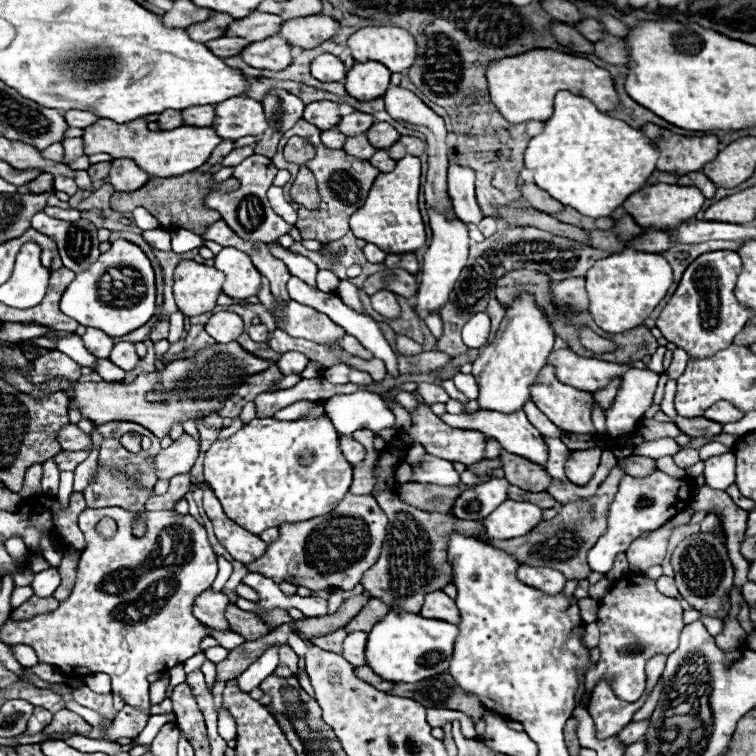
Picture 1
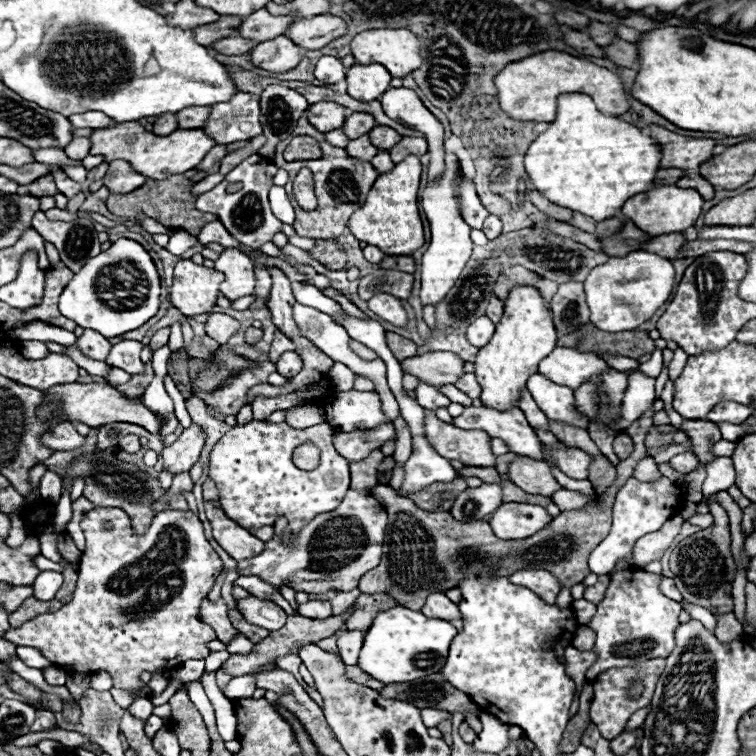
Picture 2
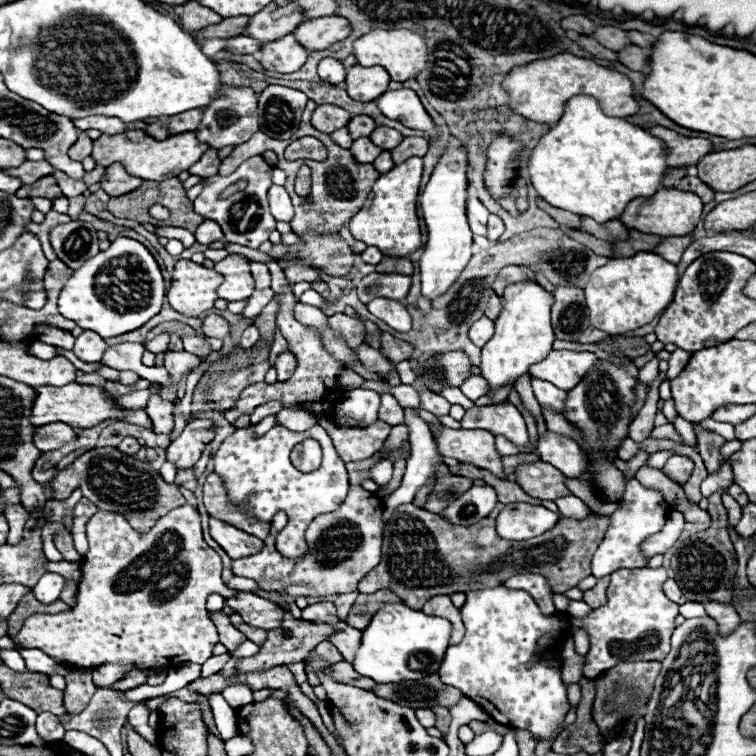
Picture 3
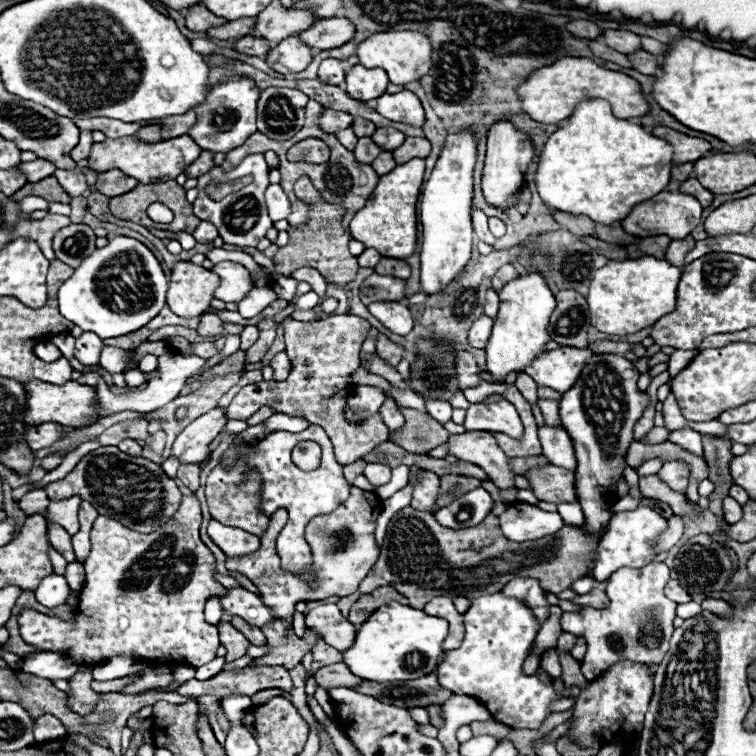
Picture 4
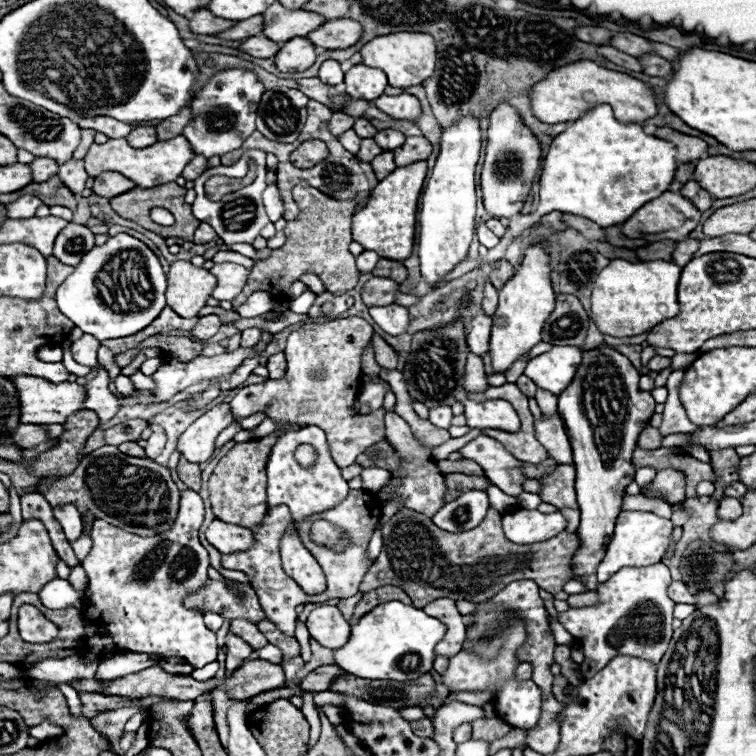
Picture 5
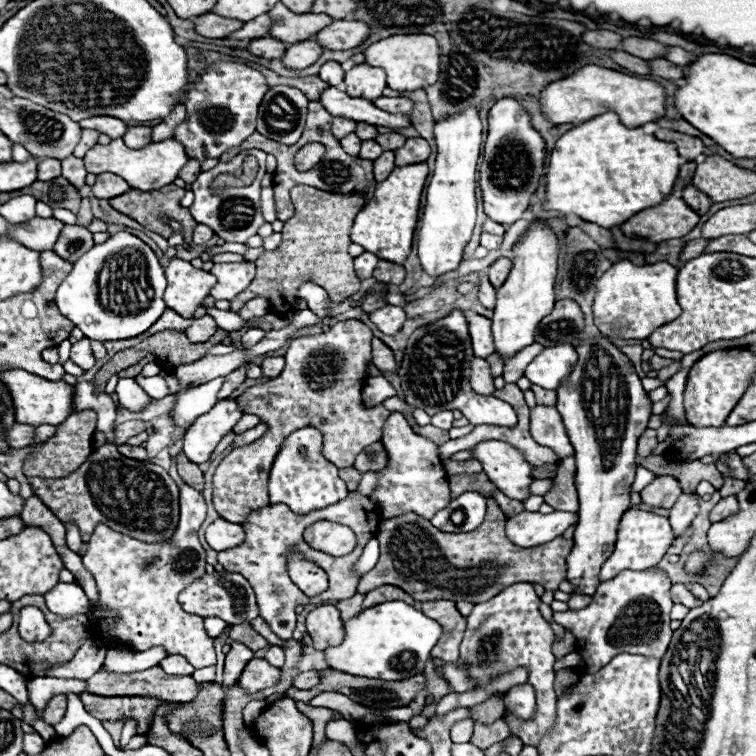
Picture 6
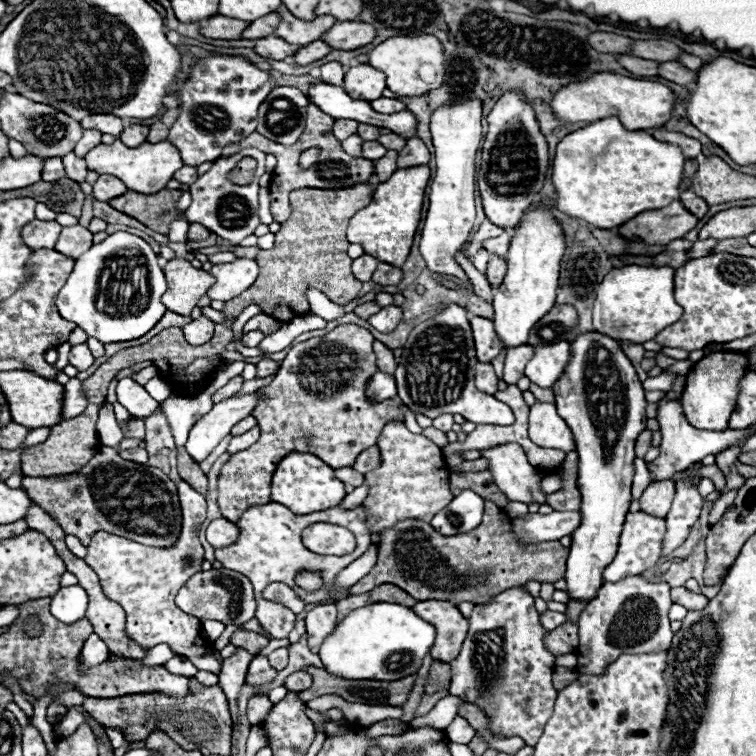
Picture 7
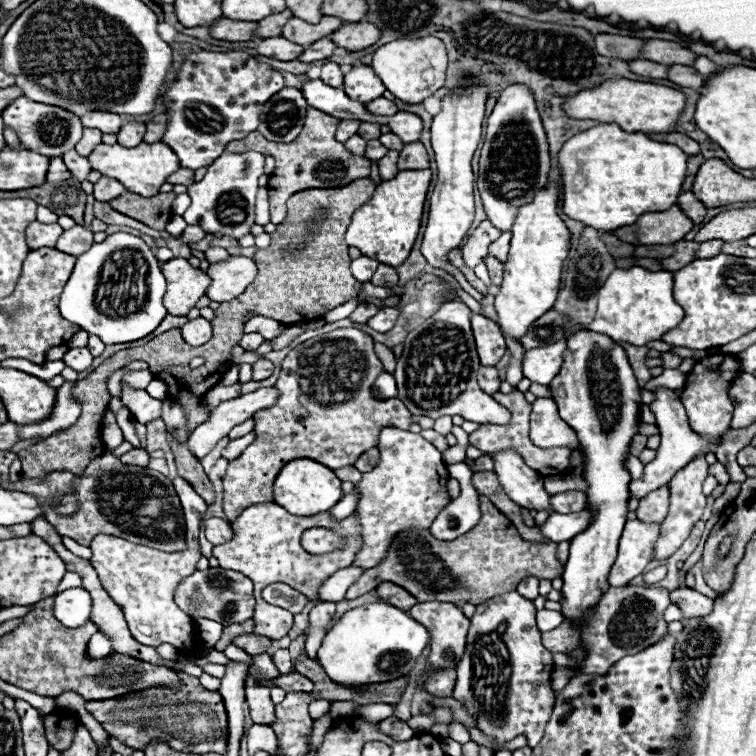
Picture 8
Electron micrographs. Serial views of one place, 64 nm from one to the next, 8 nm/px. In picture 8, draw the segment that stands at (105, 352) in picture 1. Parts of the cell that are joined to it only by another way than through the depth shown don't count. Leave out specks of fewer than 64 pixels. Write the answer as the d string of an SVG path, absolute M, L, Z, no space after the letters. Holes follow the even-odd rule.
M70 348L64 354L64 362L66 362L68 368L72 368L76 372L82 372L92 364L92 354L88 352L88 348Z

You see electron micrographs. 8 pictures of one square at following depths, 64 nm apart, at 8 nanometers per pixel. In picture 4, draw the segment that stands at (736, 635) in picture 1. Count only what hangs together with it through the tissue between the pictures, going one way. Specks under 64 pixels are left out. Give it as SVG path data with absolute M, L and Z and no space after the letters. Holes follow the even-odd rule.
M708 598L708 600L702 600L700 604L702 604L704 610L712 610L718 616L728 616L730 614L730 604L722 598Z

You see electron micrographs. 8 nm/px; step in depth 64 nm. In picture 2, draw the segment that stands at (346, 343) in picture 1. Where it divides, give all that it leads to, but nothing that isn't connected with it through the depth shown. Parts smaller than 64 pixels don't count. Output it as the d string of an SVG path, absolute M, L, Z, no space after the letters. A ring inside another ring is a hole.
M350 340L350 348L352 348L362 360L376 360L376 358L378 358L376 352L372 352L370 348L366 348L364 344L360 344L360 342L356 342L356 340Z

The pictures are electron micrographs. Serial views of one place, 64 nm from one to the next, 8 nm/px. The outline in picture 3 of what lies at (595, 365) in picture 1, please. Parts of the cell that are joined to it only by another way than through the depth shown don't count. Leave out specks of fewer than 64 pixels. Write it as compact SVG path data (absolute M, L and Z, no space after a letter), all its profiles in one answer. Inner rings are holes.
M552 350L544 360L532 366L530 376L546 380L560 390L572 390L596 362L598 358L592 352Z

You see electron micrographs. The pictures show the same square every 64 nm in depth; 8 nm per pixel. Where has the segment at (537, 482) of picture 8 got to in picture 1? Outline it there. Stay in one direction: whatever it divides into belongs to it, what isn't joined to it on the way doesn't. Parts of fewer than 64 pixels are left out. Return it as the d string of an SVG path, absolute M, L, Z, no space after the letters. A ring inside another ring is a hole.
M420 404L420 408L416 410L416 416L412 416L412 428L408 432L408 444L422 444L430 454L434 456L444 456L446 460L452 462L462 462L466 466L472 466L476 462L484 460L484 448L486 448L486 436L482 432L476 430L460 430L460 428L452 428L448 424L444 424L432 410L430 406Z

